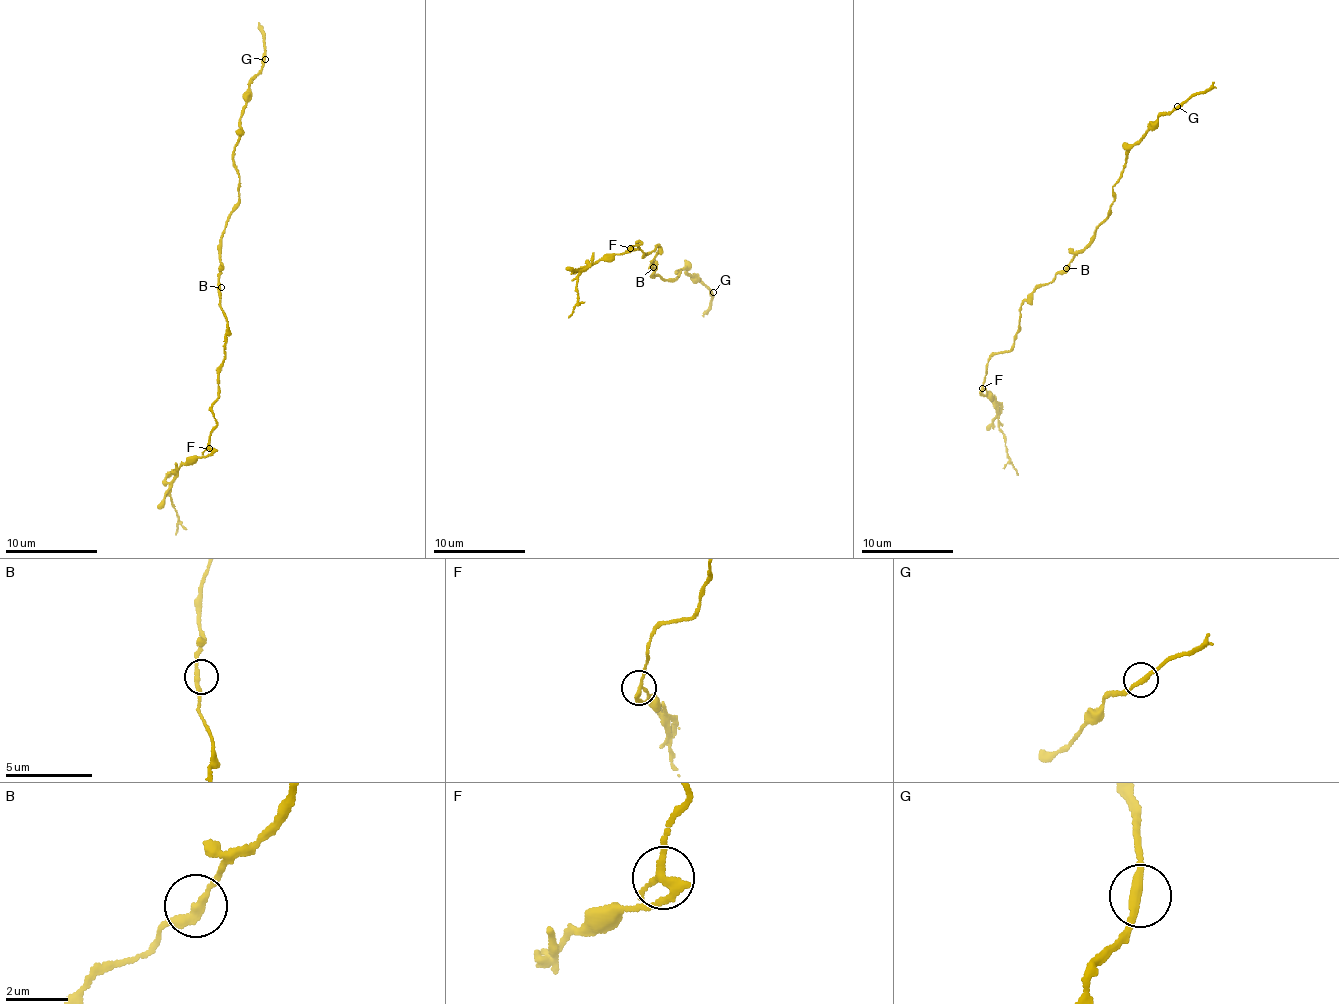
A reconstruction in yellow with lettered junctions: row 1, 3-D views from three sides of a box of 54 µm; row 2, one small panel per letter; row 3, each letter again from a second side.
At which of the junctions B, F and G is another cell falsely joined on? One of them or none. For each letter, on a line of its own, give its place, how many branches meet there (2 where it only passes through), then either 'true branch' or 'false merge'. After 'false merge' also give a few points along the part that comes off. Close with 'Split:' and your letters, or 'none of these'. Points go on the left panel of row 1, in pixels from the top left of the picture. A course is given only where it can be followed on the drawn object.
B: at (221, 287); 2 branches meet; true branch
F: at (209, 448); 2 branches meet; false merge; foreign part runs (208, 449), (209, 454), (193, 457), (180, 466), (172, 483), (169, 498), (179, 523), (176, 533)
G: at (265, 59); 2 branches meet; true branch
Split: F

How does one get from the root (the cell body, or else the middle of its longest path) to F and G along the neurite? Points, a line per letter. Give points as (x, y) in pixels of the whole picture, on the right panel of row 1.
F: (1057, 273), (1021, 304), (1015, 344), (989, 359), (981, 388)
G: (1057, 273), (1089, 242), (1109, 214), (1114, 199), (1112, 185), (1126, 151), (1148, 125), (1177, 106)

